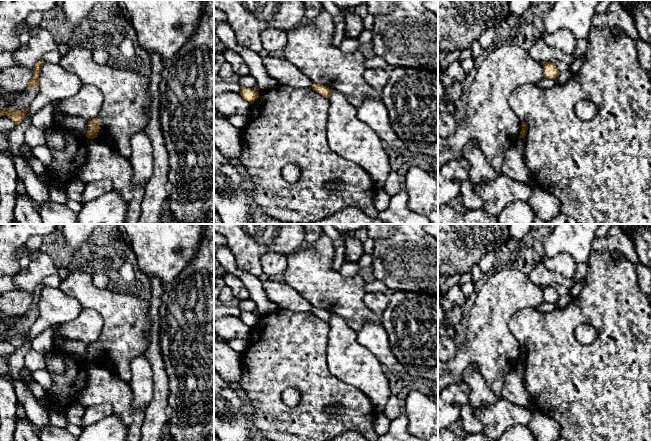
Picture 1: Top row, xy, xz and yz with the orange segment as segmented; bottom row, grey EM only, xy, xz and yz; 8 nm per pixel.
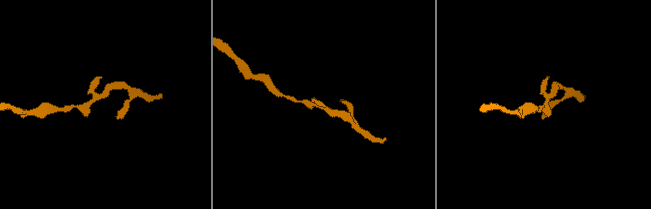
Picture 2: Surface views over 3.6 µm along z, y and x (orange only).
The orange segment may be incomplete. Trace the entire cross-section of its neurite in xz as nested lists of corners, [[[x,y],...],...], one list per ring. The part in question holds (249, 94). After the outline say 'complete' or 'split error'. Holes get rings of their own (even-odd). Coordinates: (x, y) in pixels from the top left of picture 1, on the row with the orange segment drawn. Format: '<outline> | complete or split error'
[[[240,86],[240,95],[250,104],[253,104],[258,99],[259,92],[254,90],[253,88],[246,88]]] | complete

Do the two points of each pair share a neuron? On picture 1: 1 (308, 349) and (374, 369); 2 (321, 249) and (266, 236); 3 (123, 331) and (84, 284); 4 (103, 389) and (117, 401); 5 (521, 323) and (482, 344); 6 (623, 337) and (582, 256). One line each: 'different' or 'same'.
1: different
2: different
3: same
4: same
5: different
6: different

